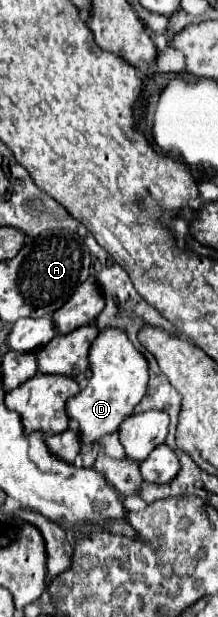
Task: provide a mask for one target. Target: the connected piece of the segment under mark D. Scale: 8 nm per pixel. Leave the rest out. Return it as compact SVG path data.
M122 329L100 331L96 341L92 343L88 361L92 377L88 379L86 389L82 389L66 403L70 419L78 421L78 435L82 445L98 443L98 439L102 439L104 435L118 431L120 423L128 415L132 415L134 407L144 397L148 383L148 363L142 353L130 343Z

